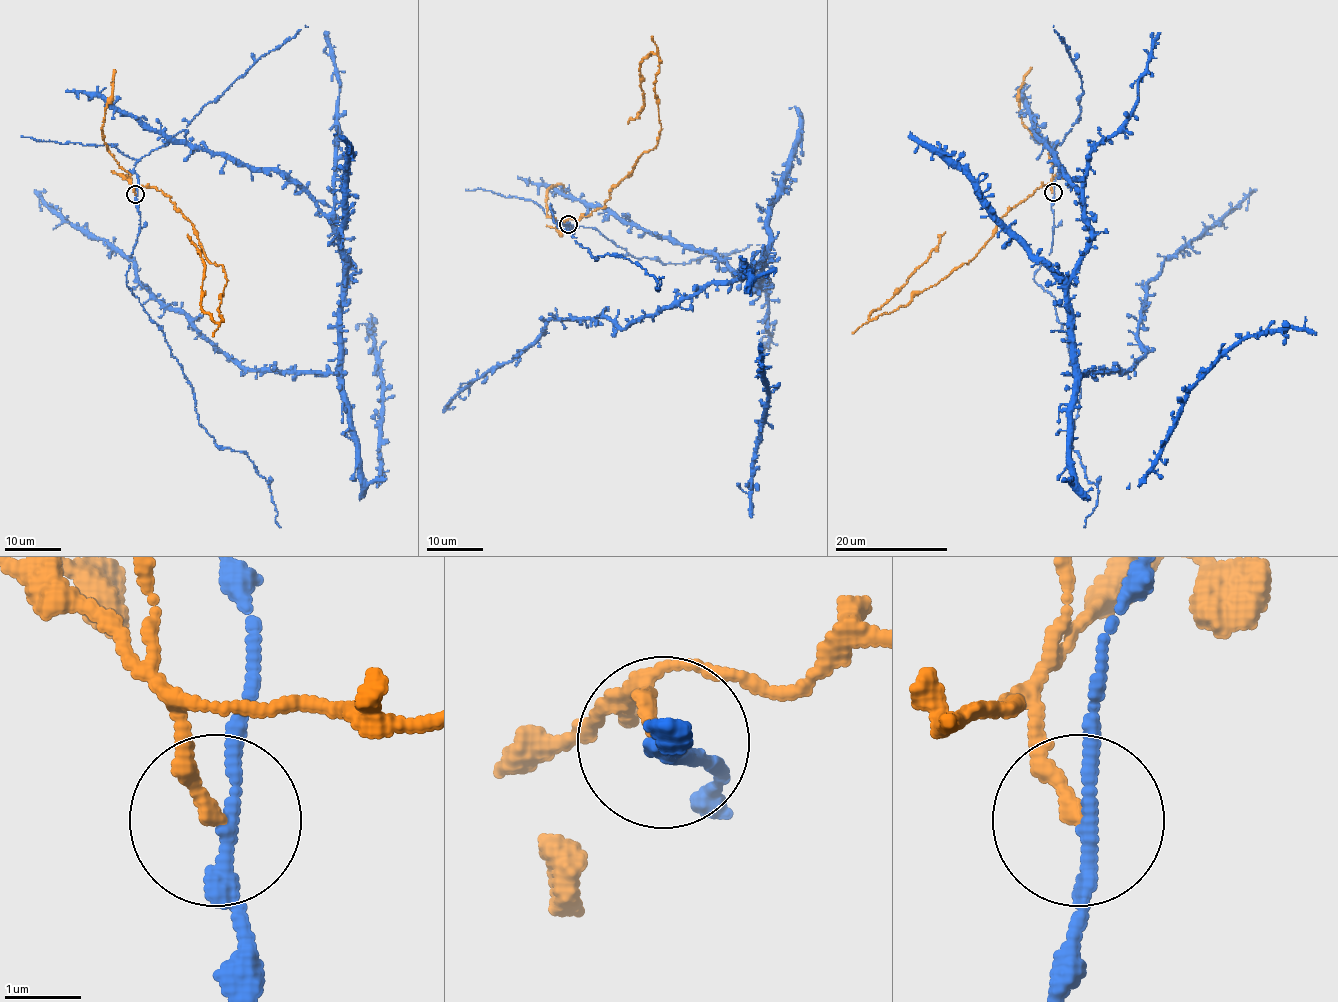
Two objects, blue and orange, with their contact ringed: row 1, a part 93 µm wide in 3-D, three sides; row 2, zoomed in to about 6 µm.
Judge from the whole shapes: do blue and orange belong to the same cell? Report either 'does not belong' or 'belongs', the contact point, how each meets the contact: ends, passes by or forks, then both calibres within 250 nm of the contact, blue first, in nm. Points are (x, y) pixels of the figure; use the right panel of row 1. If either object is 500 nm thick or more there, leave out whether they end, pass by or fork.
does not belong; place (1053, 192); blue passes by; orange ends; calibres 170 and 200 nm

